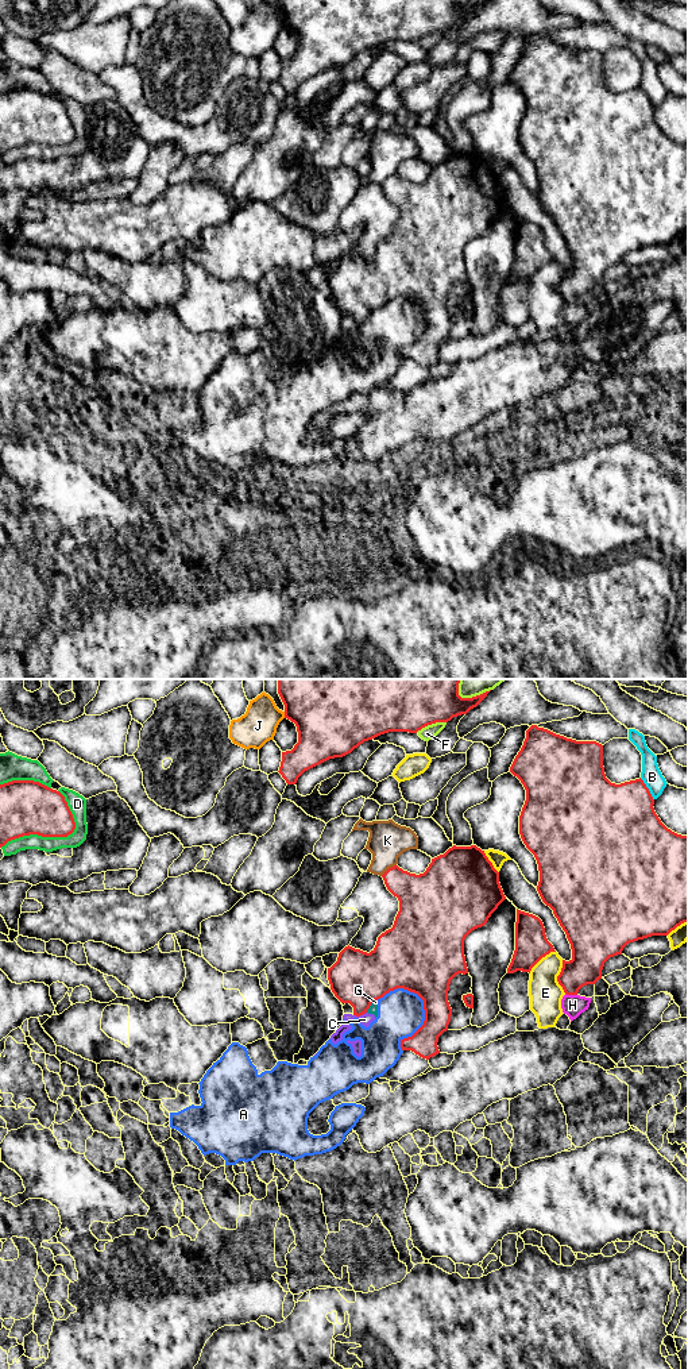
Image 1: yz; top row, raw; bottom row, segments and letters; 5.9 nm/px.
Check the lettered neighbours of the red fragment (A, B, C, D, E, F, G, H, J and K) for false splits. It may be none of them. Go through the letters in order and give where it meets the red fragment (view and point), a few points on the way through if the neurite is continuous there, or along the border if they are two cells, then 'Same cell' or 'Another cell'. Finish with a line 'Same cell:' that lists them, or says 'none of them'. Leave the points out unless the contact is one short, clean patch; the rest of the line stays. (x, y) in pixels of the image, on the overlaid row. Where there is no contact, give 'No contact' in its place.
A: Touches red at yz (425, 1015). Another cell
B: Touches red at yz (648, 789). Boundary: yz (640, 778), (653, 799). Another cell
C: Touches red at yz (359, 1015). Boundary: yz (366, 1011), (354, 1015). Another cell
D: Touches red at yz (53, 836). Another cell
E: Touches red at yz (557, 976). Another cell
F: Touches red at yz (431, 724). Another cell
G: Touches red at yz (370, 1005). Boundary: yz (377, 999), (366, 1011). Another cell
H: Touches red at yz (571, 994). Another cell
J: Touches red at yz (285, 714). Another cell
K: Touches red at yz (389, 868). Boundary: yz (395, 864), (381, 875). Another cell
Same cell: none of them

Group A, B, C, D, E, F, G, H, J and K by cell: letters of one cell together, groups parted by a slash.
A C G / B / D / E / F / H / J / K

